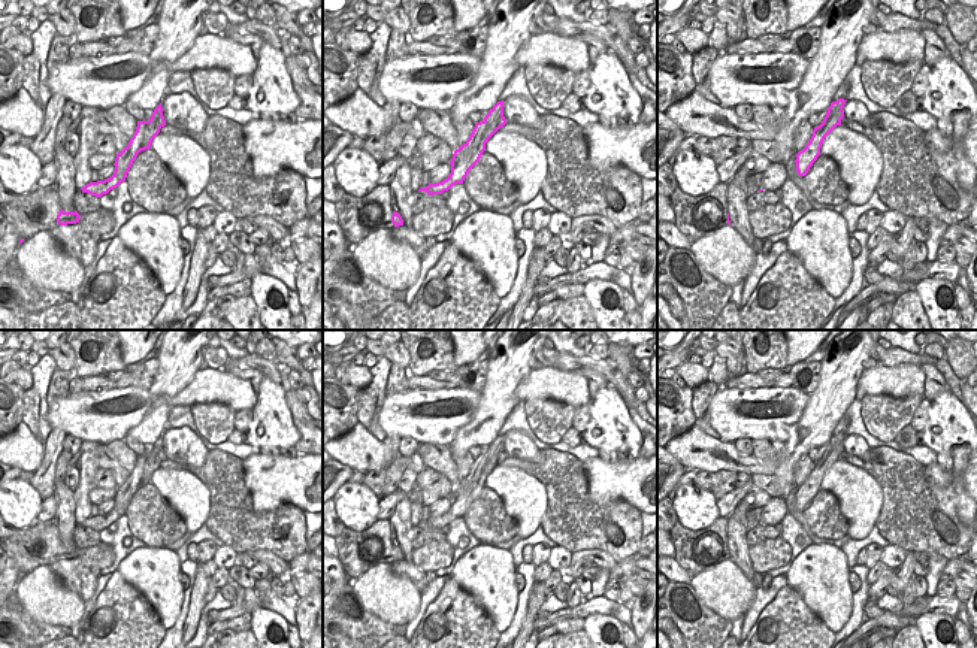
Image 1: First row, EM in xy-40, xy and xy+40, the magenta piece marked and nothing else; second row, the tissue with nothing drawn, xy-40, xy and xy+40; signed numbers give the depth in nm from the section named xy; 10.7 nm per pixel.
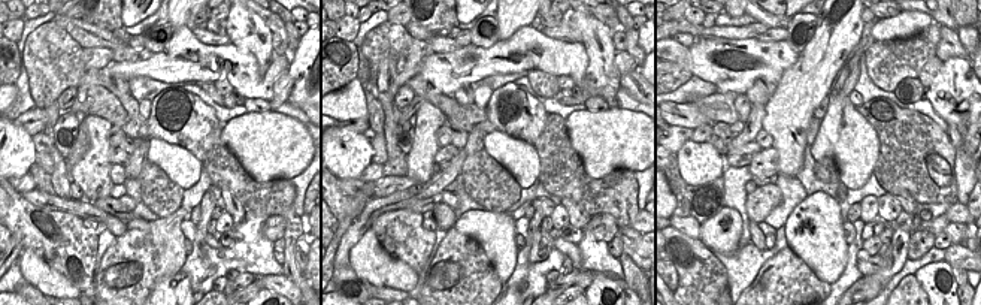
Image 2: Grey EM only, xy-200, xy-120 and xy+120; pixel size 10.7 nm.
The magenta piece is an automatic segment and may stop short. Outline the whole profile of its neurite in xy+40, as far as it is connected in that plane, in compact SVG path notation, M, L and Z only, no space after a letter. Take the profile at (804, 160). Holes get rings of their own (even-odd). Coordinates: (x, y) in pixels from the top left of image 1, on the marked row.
M838 99L832 102L828 108L826 116L823 118L822 124L814 127L813 136L805 145L802 151L796 154L796 172L799 176L805 176L813 166L813 163L820 155L820 148L825 137L837 127L841 125L841 119L844 118L844 105L847 100Z

